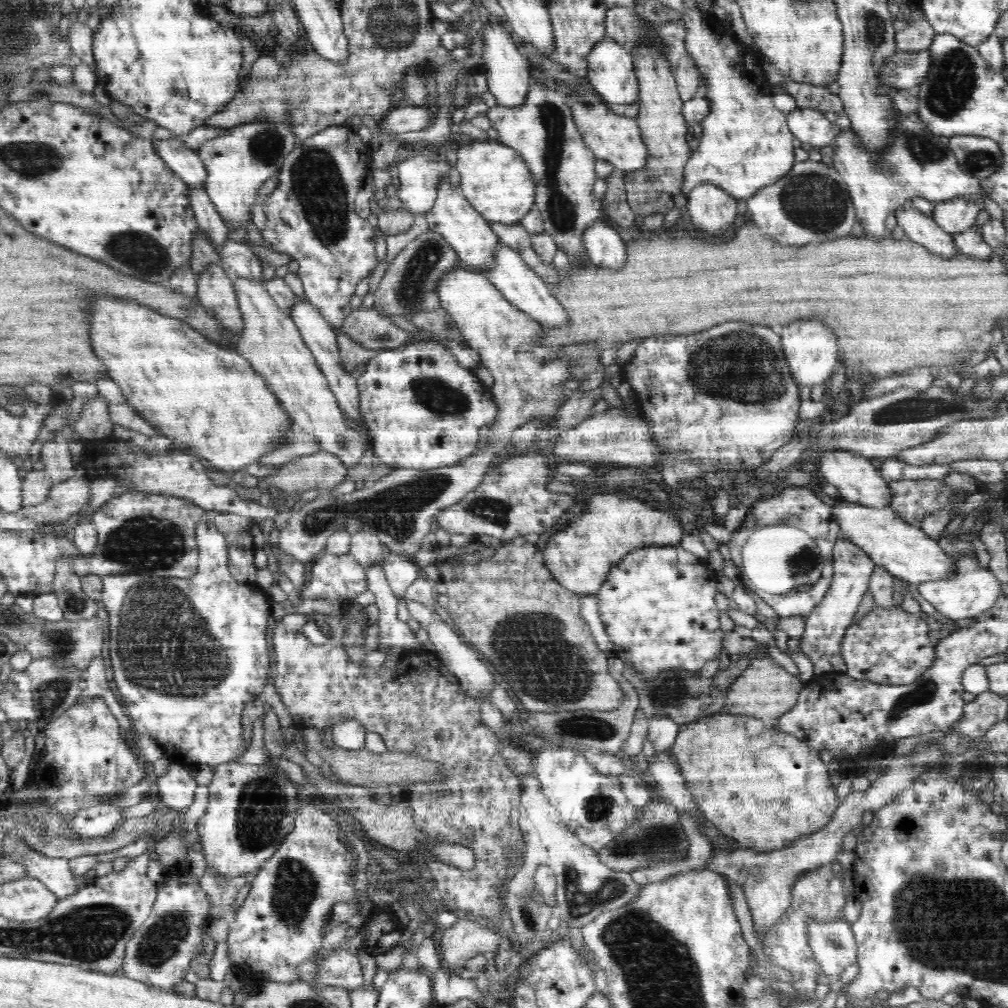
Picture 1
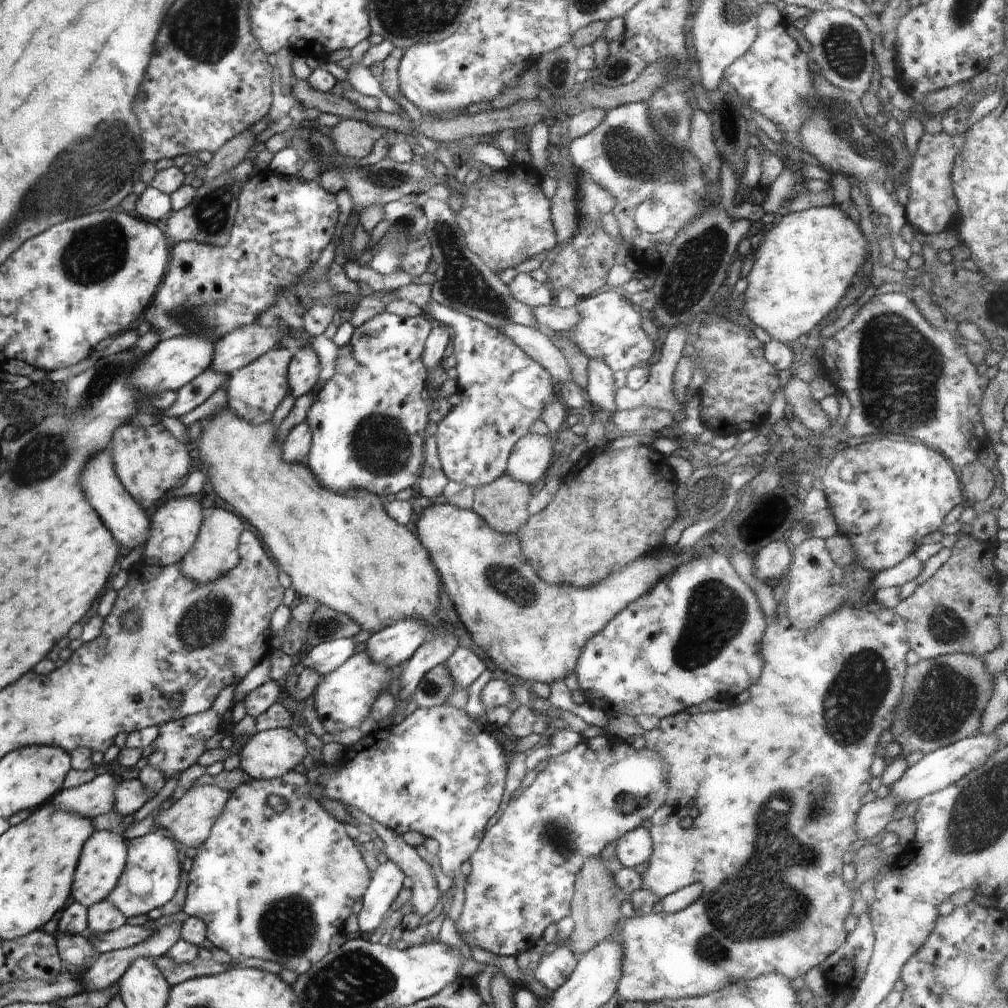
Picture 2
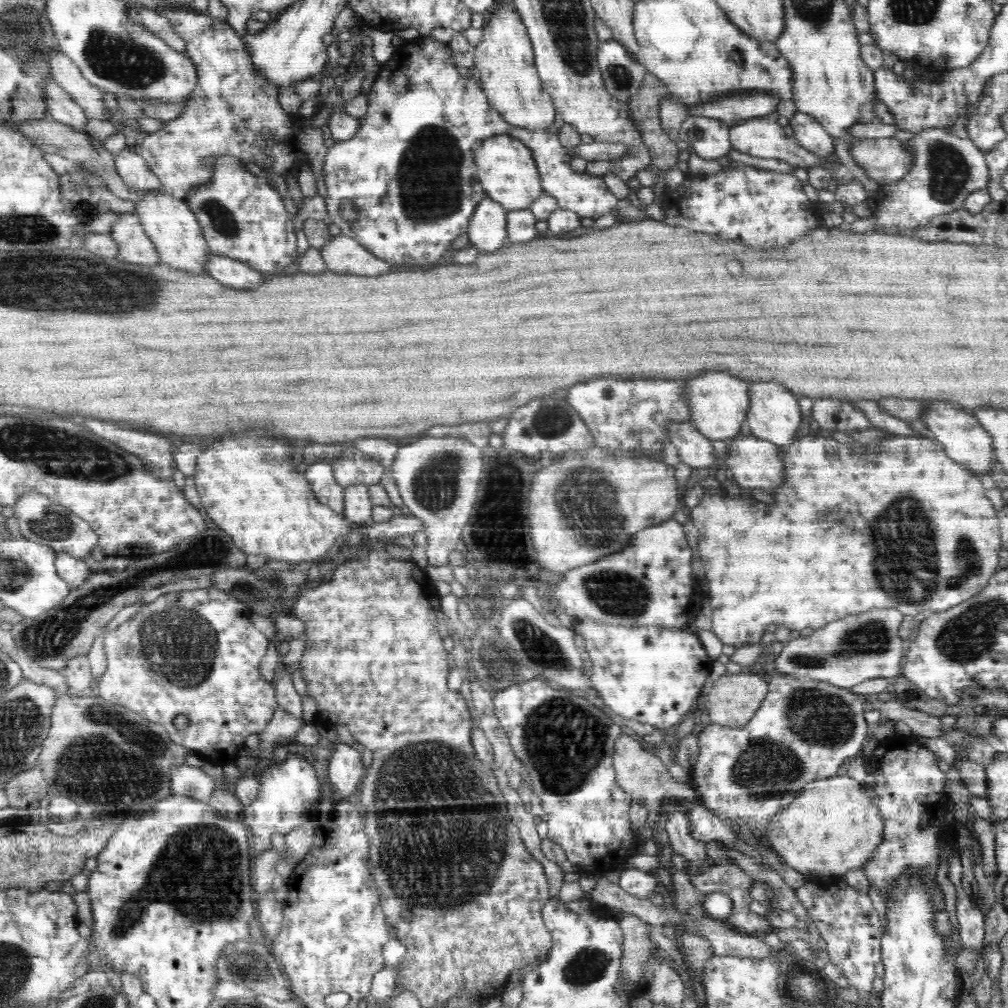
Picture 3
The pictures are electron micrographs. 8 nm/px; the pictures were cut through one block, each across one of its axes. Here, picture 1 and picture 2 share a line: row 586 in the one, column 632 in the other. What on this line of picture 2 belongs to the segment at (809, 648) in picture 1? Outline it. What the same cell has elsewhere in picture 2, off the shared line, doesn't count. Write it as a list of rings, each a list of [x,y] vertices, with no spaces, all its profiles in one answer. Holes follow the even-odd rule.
[[[638,826],[617,840],[616,856],[622,867],[634,869],[642,863],[648,863],[652,852],[650,832],[642,826]]]

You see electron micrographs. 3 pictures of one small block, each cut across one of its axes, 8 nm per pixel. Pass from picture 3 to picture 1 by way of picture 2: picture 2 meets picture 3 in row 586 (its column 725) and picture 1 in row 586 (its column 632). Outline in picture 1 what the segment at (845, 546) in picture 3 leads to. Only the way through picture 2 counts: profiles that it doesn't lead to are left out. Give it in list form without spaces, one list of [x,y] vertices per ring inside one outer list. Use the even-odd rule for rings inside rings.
[[[969,555],[953,558],[957,569],[955,570],[956,576],[948,578],[948,580],[934,580],[925,582],[917,586],[920,596],[927,600],[936,611],[944,617],[952,621],[960,619],[975,619],[982,615],[982,612],[987,612],[992,609],[1001,594],[1002,583],[996,579],[992,573],[991,568],[980,567],[978,559]]]

